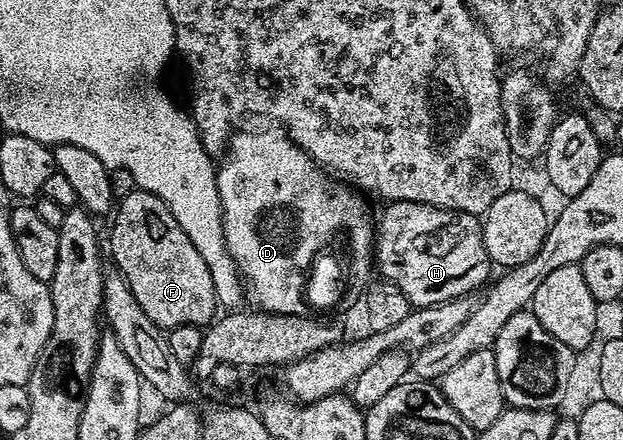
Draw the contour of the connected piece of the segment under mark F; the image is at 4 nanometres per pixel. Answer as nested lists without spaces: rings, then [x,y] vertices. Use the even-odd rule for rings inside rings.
[[[135,190],[117,201],[113,216],[110,252],[118,263],[115,264],[117,271],[126,277],[132,294],[136,294],[136,302],[140,302],[140,307],[144,309],[144,314],[148,314],[148,318],[152,318],[152,322],[156,322],[156,326],[163,330],[193,324],[209,325],[215,319],[220,305],[216,298],[216,290],[212,286],[212,274],[208,274],[208,262],[204,262],[204,258],[200,258],[200,253],[196,251],[196,246],[188,242],[188,234],[180,230],[180,222],[172,218],[168,206],[150,192]]]

